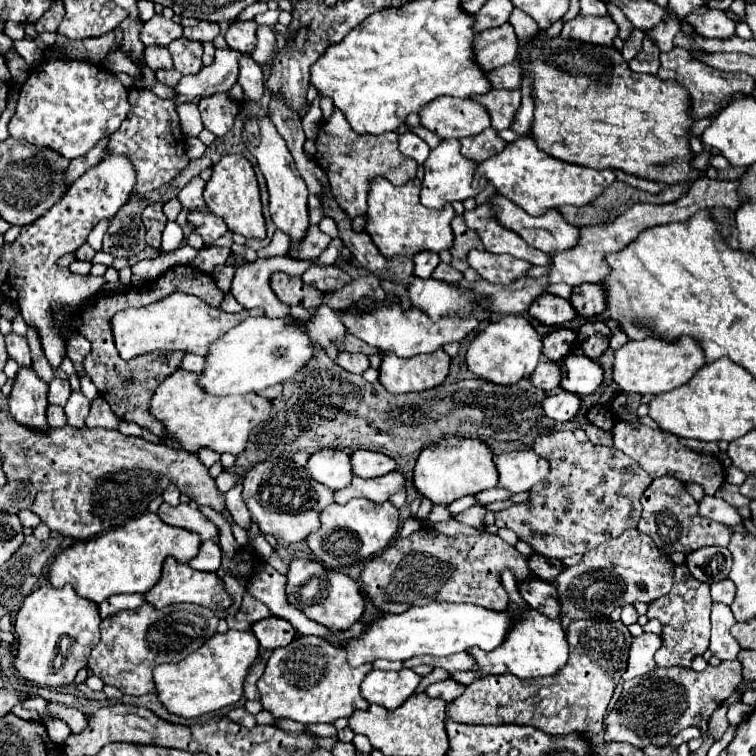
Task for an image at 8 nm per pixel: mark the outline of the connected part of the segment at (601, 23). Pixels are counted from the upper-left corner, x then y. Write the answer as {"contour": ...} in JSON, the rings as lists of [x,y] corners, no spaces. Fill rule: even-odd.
{"contour":[[[577,15],[573,21],[563,25],[561,37],[563,39],[575,39],[581,43],[591,45],[611,45],[613,37],[617,35],[617,25],[611,17],[581,17]]]}

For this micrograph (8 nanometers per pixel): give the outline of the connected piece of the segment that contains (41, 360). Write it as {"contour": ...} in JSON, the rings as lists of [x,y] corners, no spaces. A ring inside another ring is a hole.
{"contour":[[[29,327],[29,331],[27,331],[27,341],[29,341],[29,347],[31,347],[31,357],[33,357],[33,371],[41,377],[41,379],[45,379],[45,383],[49,383],[55,375],[53,375],[53,369],[51,369],[51,365],[49,365],[49,361],[45,359],[45,355],[43,355],[43,351],[41,351],[41,341],[39,341],[39,337],[37,337],[37,333]]]}

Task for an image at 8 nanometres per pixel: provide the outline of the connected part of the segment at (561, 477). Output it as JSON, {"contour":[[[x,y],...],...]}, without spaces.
{"contour":[[[573,431],[541,435],[533,441],[533,451],[539,453],[541,457],[547,457],[551,465],[551,475],[547,477],[547,481],[541,481],[531,489],[529,501],[499,511],[495,515],[495,523],[499,527],[507,527],[515,531],[521,541],[527,541],[529,545],[533,545],[537,553],[551,557],[551,559],[565,559],[571,555],[587,553],[595,549],[597,545],[601,545],[603,541],[619,537],[625,529],[637,527],[639,517],[641,517],[639,499],[653,479],[643,469],[639,469],[639,465],[635,465],[631,457],[627,457],[615,447],[601,447],[589,441],[579,443]]]}

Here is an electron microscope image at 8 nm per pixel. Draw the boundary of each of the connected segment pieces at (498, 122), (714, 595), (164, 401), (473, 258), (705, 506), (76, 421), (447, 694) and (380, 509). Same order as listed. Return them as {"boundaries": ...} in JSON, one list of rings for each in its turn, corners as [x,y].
{"boundaries":[[[[491,89],[485,95],[473,97],[479,101],[491,117],[491,127],[496,131],[509,129],[515,113],[521,107],[521,91],[509,91],[509,89]]],[[[731,579],[711,583],[711,599],[713,601],[721,601],[721,603],[731,605],[733,597],[735,597],[735,583],[731,583]]],[[[179,369],[157,387],[151,399],[151,413],[163,421],[169,437],[177,439],[189,453],[209,447],[217,453],[239,455],[247,447],[251,429],[259,427],[271,415],[271,399],[257,393],[211,397],[211,393],[199,389],[199,373]]],[[[477,249],[467,255],[467,261],[485,281],[499,285],[511,285],[531,269],[527,261],[515,259],[511,255],[495,255]]],[[[703,495],[703,499],[699,501],[699,515],[727,527],[743,525],[743,517],[739,515],[739,511],[715,495]]],[[[73,391],[67,405],[63,407],[67,413],[67,423],[75,429],[83,429],[85,427],[85,417],[87,417],[87,409],[89,409],[89,401],[85,399],[85,395],[81,391]]],[[[445,679],[445,681],[439,681],[439,683],[433,683],[427,687],[427,695],[429,697],[441,697],[445,701],[453,701],[455,697],[459,697],[461,693],[465,691],[465,685],[463,683],[457,683],[455,679]]],[[[351,499],[345,505],[333,503],[321,511],[321,527],[307,537],[307,545],[315,553],[315,559],[327,569],[341,569],[359,563],[359,559],[363,561],[381,553],[397,533],[399,511],[391,501],[377,505],[367,503],[365,499]]]]}

